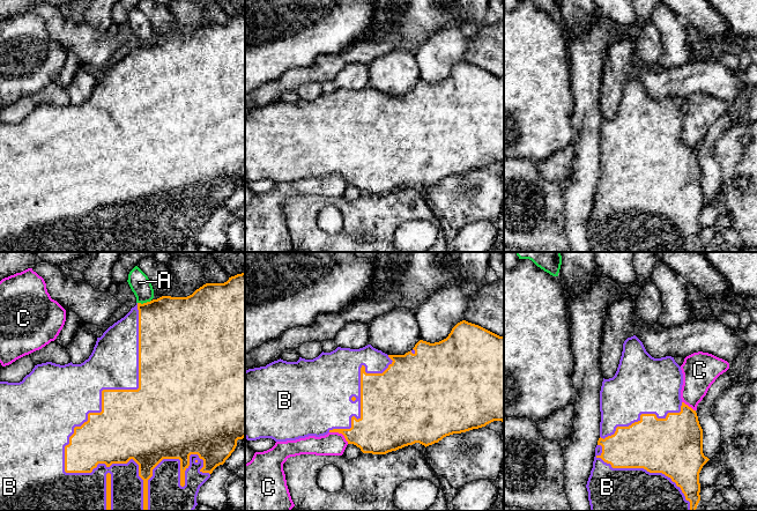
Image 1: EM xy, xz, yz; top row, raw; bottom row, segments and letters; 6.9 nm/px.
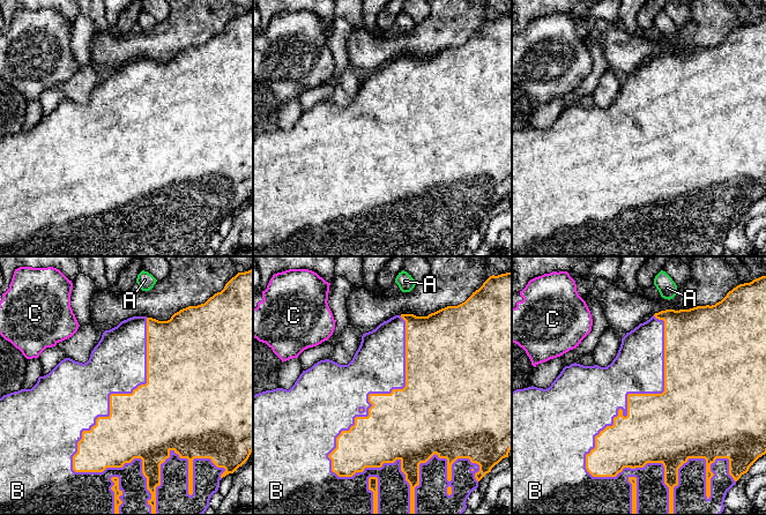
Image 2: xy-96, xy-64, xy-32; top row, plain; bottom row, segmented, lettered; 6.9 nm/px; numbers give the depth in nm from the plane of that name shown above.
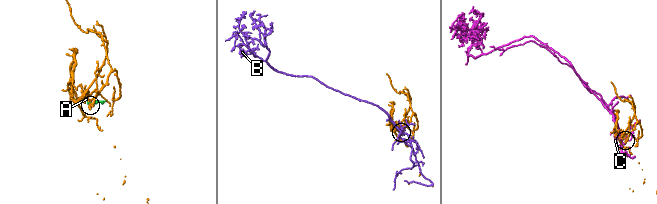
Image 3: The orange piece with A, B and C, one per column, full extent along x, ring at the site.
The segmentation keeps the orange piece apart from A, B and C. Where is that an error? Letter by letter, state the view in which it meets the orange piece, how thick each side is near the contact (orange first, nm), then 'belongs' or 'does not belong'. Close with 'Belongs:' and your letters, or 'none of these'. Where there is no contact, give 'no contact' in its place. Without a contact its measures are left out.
A: meets orange in xy; 440 nm thick on the orange side, 140 nm on the other; does not belong
B: meets orange in xy; 380 nm thick on the orange side, 480 nm on the other; belongs
C: meets orange in xz; 300 nm thick on the orange side, 160 nm on the other; does not belong
Belongs: B

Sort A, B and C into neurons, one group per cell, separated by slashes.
A / B / C

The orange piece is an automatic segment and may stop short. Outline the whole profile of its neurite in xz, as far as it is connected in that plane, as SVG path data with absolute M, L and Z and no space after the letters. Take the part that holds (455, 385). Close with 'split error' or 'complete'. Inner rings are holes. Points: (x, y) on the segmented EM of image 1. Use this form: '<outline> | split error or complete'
M466 320L458 323L446 339L435 343L420 340L405 355L387 355L371 345L359 349L337 347L331 353L322 351L313 360L299 357L297 362L287 362L280 358L266 366L245 371L245 438L247 440L272 438L275 442L287 442L309 436L320 437L328 432L339 432L344 436L348 444L356 445L363 453L386 454L415 443L426 447L438 443L446 436L478 429L493 421L504 421L504 336Z | split error

